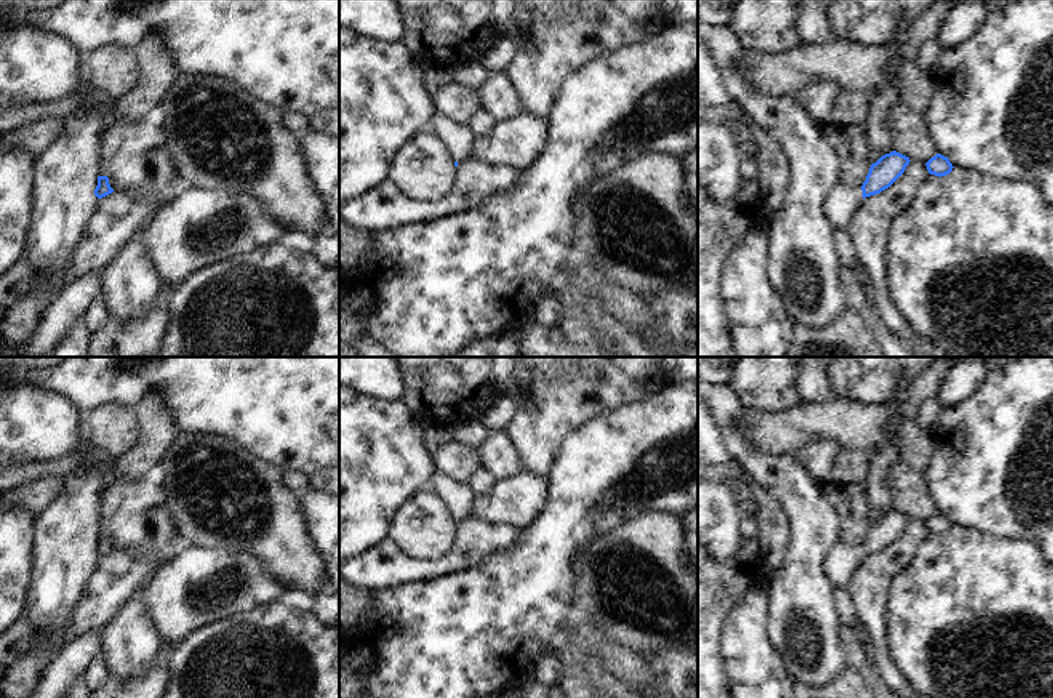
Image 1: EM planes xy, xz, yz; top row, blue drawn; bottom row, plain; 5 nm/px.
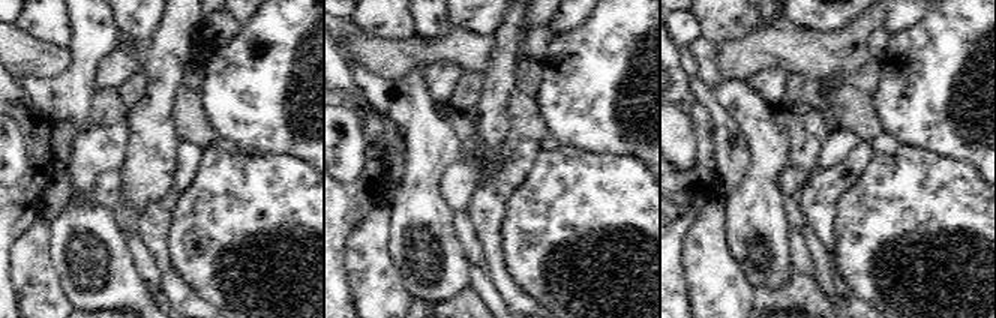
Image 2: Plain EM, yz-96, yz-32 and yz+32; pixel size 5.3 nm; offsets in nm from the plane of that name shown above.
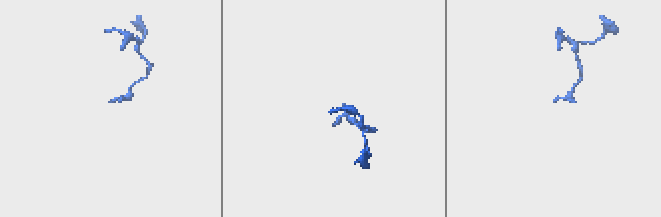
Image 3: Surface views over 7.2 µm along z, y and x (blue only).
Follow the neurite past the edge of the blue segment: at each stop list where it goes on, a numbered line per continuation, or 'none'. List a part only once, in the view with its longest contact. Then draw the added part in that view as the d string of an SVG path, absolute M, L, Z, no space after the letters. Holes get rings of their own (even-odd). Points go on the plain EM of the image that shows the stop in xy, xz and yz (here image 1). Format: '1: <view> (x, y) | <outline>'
1: yz (842, 561) | M837 541L824 559L824 570L832 588L850 586L863 562L861 546Z

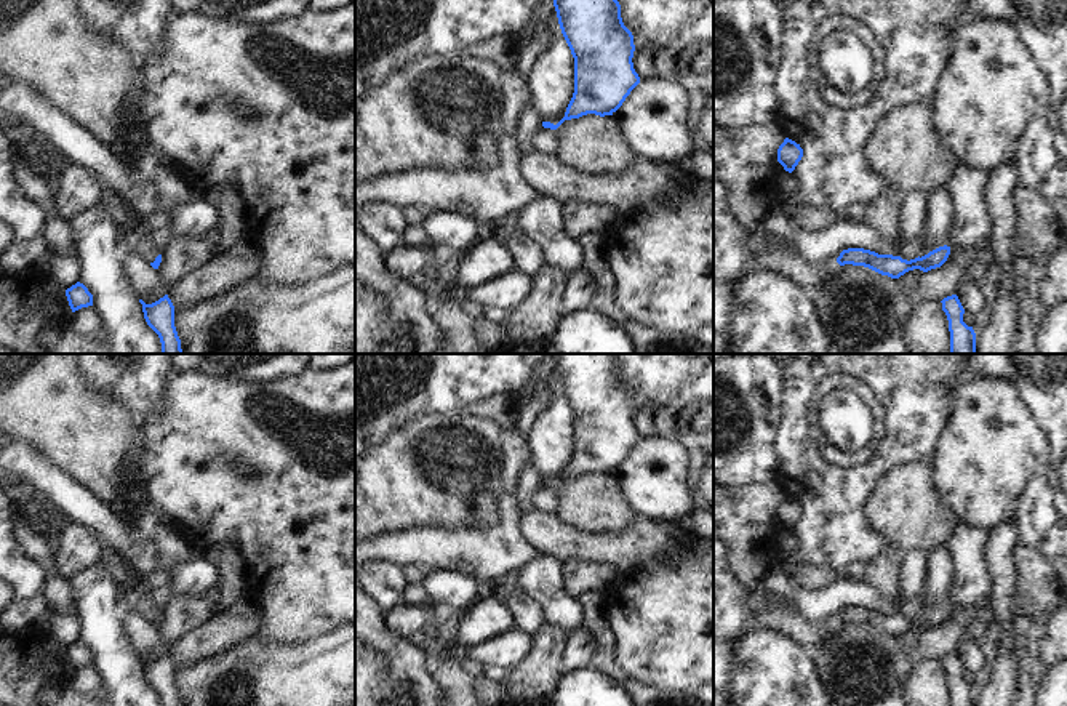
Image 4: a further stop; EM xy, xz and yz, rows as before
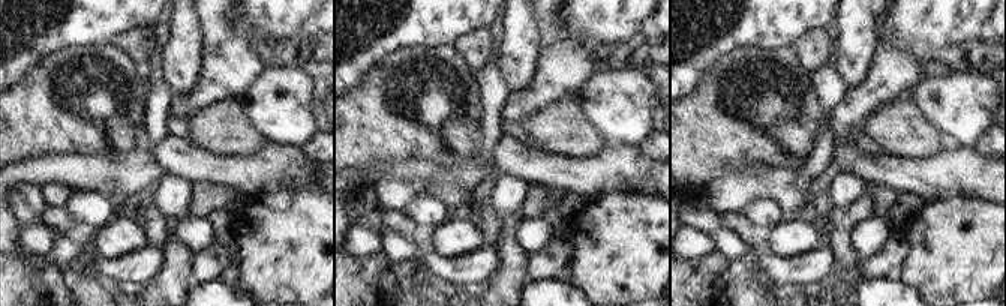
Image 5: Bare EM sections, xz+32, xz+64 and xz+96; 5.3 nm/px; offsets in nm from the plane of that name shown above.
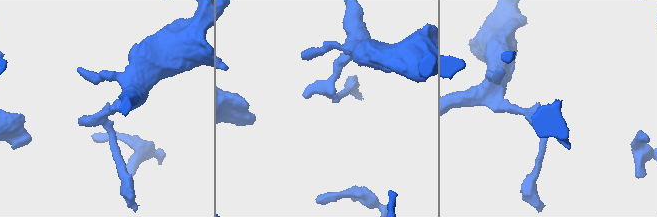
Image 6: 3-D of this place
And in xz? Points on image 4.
none

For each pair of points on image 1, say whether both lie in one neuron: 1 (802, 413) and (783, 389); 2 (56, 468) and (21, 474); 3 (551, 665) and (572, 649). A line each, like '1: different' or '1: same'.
1: different
2: same
3: different

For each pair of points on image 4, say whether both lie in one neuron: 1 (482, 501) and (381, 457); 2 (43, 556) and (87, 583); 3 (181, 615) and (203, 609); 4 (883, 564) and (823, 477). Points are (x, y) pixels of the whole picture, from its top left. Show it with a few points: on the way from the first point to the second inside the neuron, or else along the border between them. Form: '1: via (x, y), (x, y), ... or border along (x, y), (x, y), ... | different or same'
1: via (456, 484), (445, 473), (407, 473) | same
2: border along (66, 580), (77, 613) | different
3: via (186, 613), (199, 610) | same
4: border along (893, 556), (875, 554), (864, 562) | different

